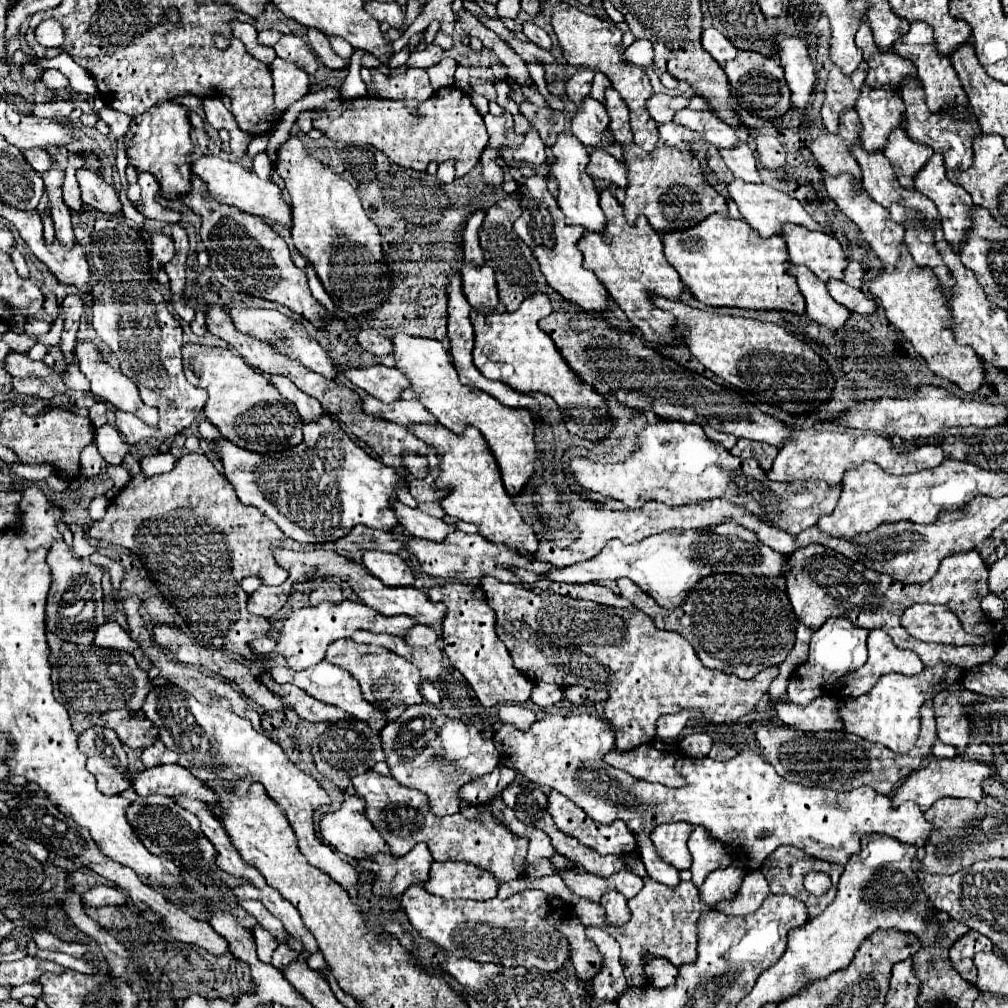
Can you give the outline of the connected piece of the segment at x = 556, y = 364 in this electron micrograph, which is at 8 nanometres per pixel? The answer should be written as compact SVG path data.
M543 292L525 298L519 310L513 314L493 312L485 316L473 310L471 312L471 322L475 328L473 362L483 376L491 380L501 380L511 388L515 388L517 392L525 392L525 394L541 392L551 396L557 402L565 426L571 434L583 436L587 432L609 430L613 416L609 414L605 398L597 390L593 390L591 384L581 382L581 378L577 378L577 374L571 368L567 368L567 362L557 352L553 340L537 326L537 322L551 312L553 312L551 302Z

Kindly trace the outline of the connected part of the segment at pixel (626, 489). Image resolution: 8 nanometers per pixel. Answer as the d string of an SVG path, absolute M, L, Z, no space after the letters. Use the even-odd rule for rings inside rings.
M655 422L641 430L639 448L627 456L623 464L589 462L585 458L571 460L573 478L587 490L623 500L627 508L639 508L649 500L667 506L699 504L713 498L725 498L747 508L771 526L799 534L817 524L825 514L831 514L843 484L831 486L823 480L807 482L773 482L761 470L755 458L731 456L727 448L709 440L699 424Z

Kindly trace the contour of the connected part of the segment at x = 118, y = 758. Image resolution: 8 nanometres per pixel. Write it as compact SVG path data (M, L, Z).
M85 730L79 734L79 750L87 756L87 770L97 778L99 792L117 796L131 788L131 782L127 782L127 754L113 730Z

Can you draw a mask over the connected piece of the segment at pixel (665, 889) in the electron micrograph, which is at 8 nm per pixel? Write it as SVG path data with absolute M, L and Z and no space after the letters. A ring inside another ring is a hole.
M625 858L625 866L631 866L633 874L643 876L645 886L633 898L633 904L629 904L633 918L623 928L612 928L607 924L605 910L601 904L571 904L571 906L583 926L599 926L601 930L607 930L607 934L611 934L619 942L625 978L629 982L629 986L641 988L641 986L645 986L645 978L643 978L645 954L651 958L665 958L673 966L681 966L685 962L695 962L695 958L697 958L697 920L699 920L701 912L709 906L703 904L703 900L699 898L699 890L693 882L681 882L679 888L669 888L669 886L663 886L663 884L647 878L647 870L641 860Z

